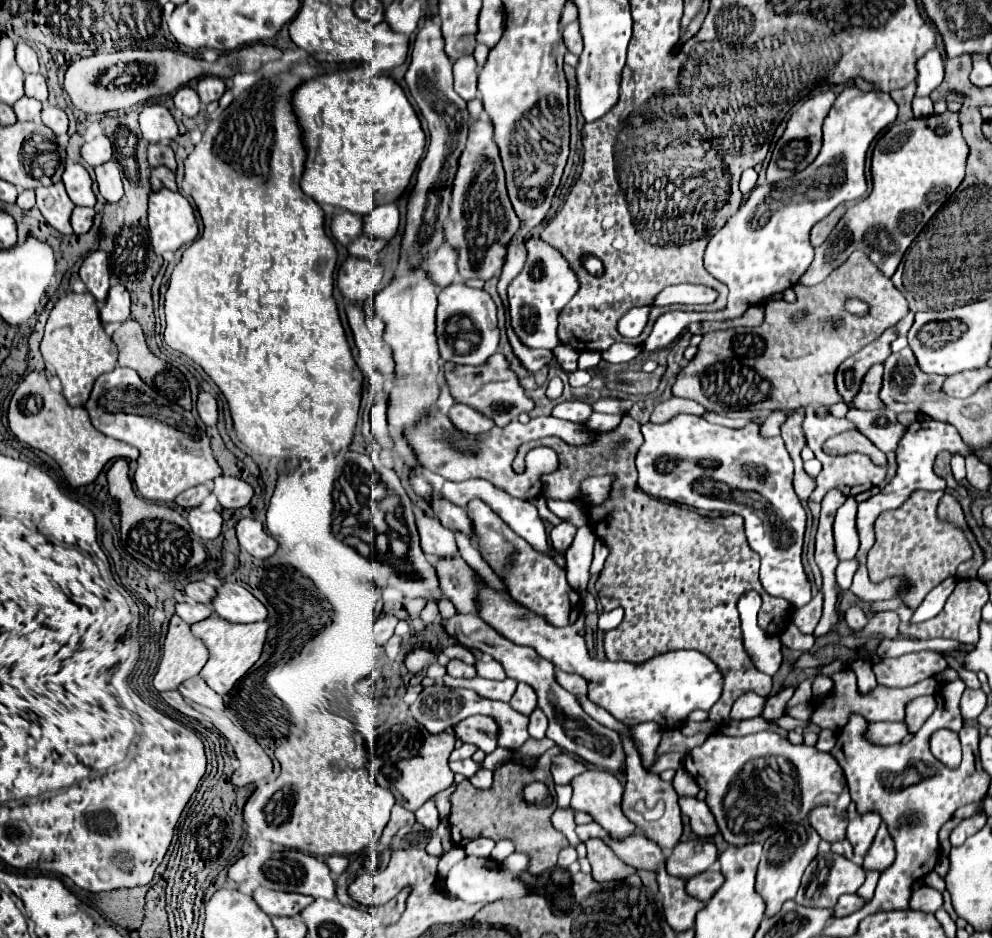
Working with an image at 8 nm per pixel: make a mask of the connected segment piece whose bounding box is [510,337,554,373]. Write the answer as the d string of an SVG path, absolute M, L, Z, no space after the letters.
M510 337L510 345L516 353L516 357L524 363L524 367L532 373L540 371L544 365L548 365L552 359L554 359L554 353L548 351L548 349L530 349L530 347L524 347L524 343L520 343L518 337Z

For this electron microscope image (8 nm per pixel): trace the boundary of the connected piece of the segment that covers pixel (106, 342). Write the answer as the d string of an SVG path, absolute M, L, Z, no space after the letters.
M68 293L60 297L48 317L44 339L40 343L44 361L56 371L62 381L62 393L72 407L80 407L88 401L94 381L116 367L118 349L106 335L98 317L96 299L92 293Z

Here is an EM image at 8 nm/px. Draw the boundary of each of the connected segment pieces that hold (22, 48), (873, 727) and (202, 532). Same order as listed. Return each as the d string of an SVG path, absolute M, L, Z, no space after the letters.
M26 43L16 45L16 61L24 73L38 73L38 59L30 45Z
M868 723L866 739L876 745L902 743L908 737L906 723Z
M196 507L188 515L188 523L202 539L216 539L222 531L222 517L218 511L202 511Z

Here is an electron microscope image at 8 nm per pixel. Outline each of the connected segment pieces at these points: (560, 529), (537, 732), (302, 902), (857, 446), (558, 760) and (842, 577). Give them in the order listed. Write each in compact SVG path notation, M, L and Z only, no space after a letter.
M560 523L552 529L550 539L552 539L552 547L556 551L566 551L572 545L572 539L576 535L576 527L572 523Z
M540 709L532 711L532 715L530 715L530 725L528 725L530 737L542 739L542 737L546 735L546 729L548 729L548 719L546 719L546 715L544 715Z
M258 887L254 891L254 901L260 905L260 909L274 917L294 917L298 915L304 907L308 907L314 899L306 897L306 895L296 895L296 893L278 893L272 889L264 889Z
M846 431L840 433L832 439L828 439L824 443L824 451L828 455L846 455L846 453L866 453L868 457L872 457L874 463L884 465L886 463L886 455L880 453L880 449L876 449L862 433L858 431Z
M560 753L558 757L554 757L552 775L556 785L570 785L570 781L584 771L586 771L586 765L568 753Z
M856 559L840 561L835 570L835 575L837 584L841 590L848 590L850 588L858 566L859 563Z

